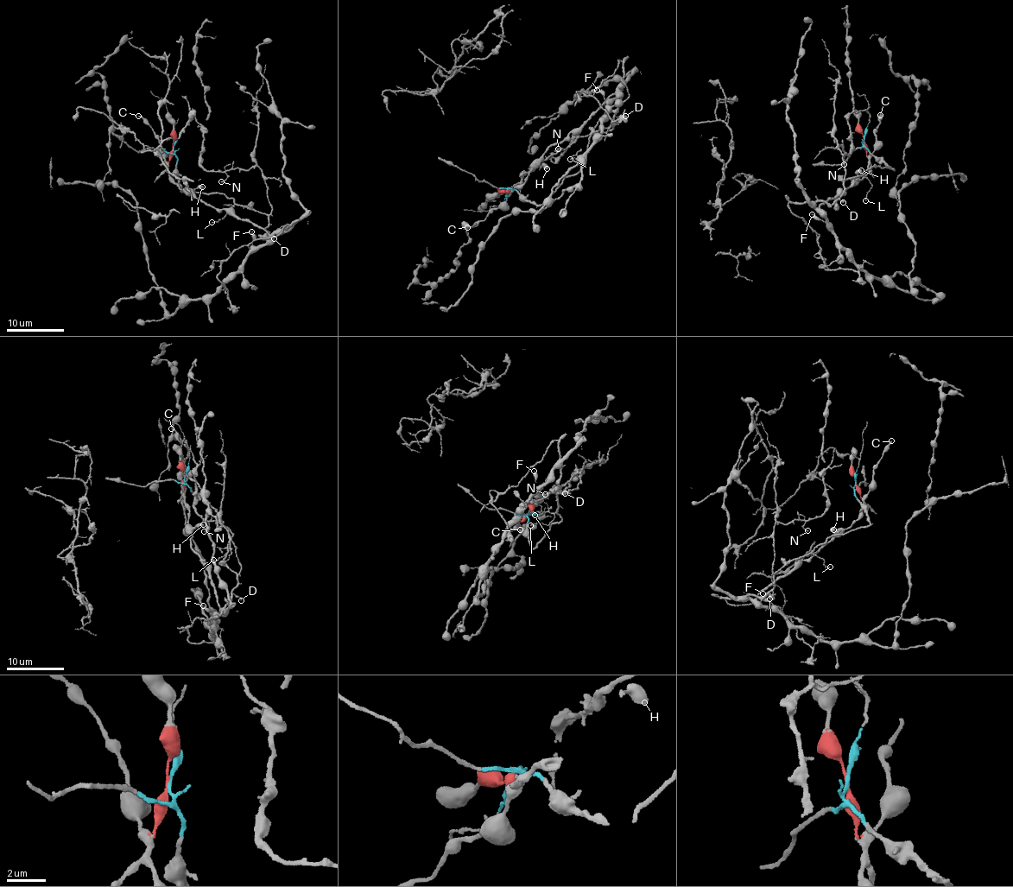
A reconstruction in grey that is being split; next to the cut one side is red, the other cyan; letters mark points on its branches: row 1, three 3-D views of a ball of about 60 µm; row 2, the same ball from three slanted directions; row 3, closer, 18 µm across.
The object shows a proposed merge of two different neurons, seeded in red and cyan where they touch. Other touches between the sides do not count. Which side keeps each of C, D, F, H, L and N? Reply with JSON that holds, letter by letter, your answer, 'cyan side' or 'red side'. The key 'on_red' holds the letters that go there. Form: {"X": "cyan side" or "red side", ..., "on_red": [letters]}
{"C": "red side", "D": "cyan side", "F": "red side", "H": "red side", "L": "cyan side", "N": "cyan side", "on_red": ["C", "F", "H"]}

